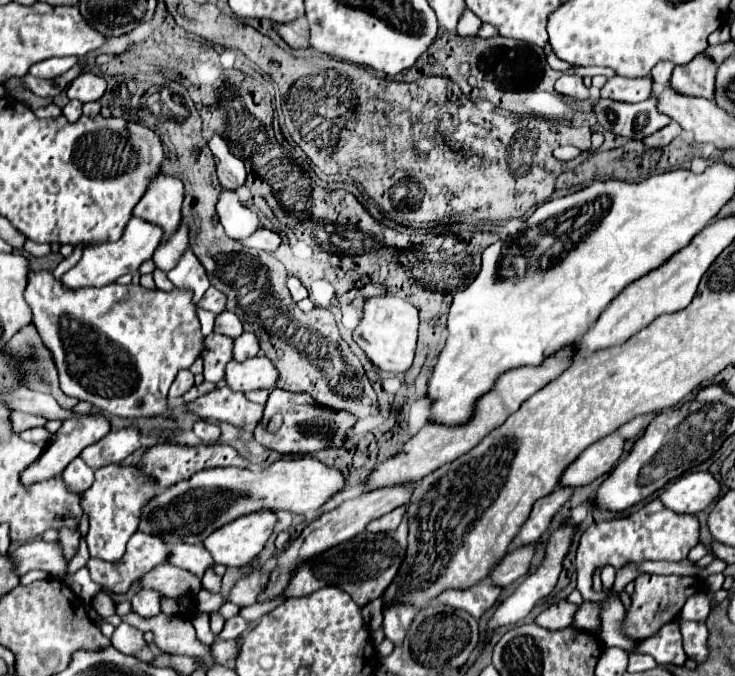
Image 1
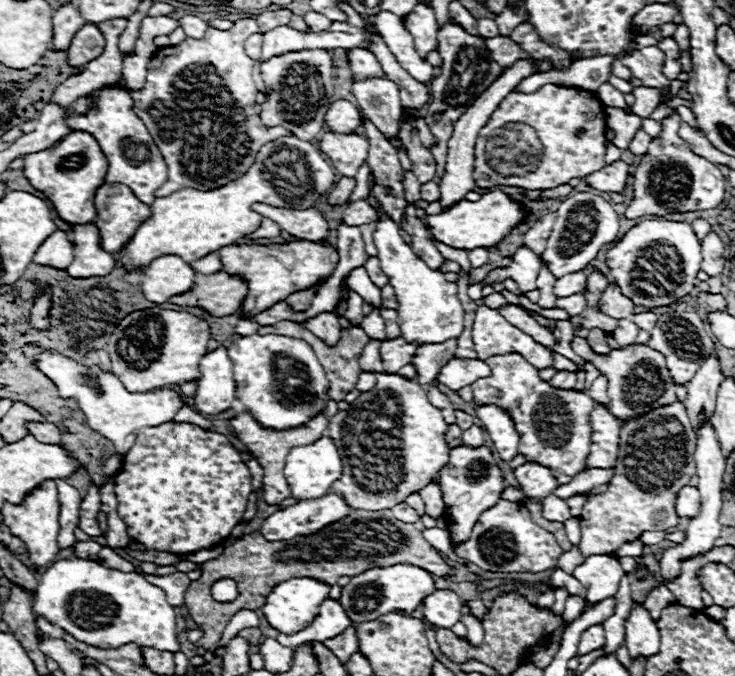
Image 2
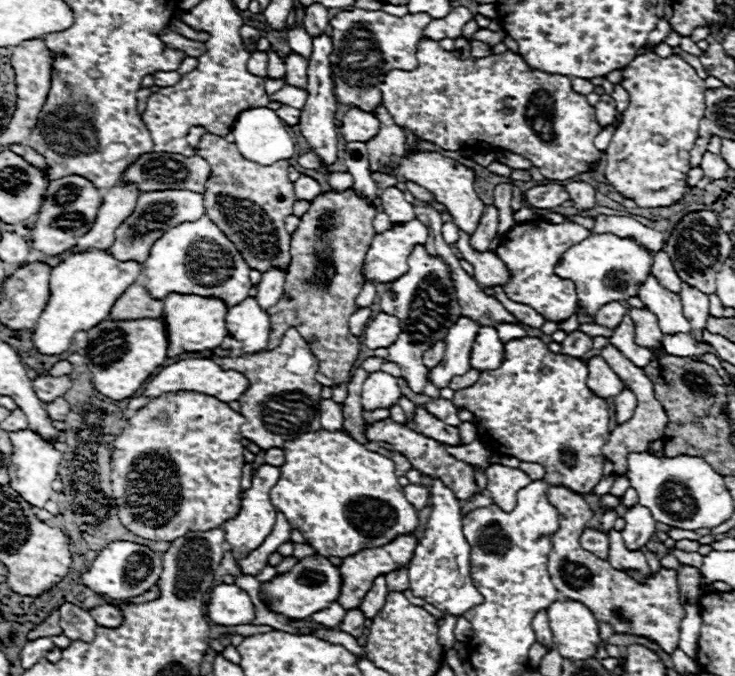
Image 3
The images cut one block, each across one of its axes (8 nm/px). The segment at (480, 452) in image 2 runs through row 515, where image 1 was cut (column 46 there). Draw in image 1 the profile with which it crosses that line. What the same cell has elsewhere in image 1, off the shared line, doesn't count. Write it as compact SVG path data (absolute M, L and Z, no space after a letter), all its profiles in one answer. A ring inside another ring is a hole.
M94 414L94 416L82 416L82 418L70 418L64 420L62 428L52 436L52 440L48 442L48 446L44 448L44 452L40 454L40 458L36 462L32 462L22 474L20 474L20 482L26 486L32 486L36 482L44 482L50 478L56 478L62 474L62 470L82 452L84 446L90 446L92 442L98 442L100 438L104 438L110 432L110 424L102 414Z

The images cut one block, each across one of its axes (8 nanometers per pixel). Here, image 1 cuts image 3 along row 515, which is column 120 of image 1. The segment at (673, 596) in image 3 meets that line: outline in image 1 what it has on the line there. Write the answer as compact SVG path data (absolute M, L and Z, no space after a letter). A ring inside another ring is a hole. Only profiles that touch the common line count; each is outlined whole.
M136 532L128 542L126 554L120 562L106 562L102 558L90 558L86 568L96 584L104 590L112 592L126 592L130 584L140 580L150 568L156 564L164 564L164 556L168 548L164 542L156 540L156 536L148 536L144 532Z

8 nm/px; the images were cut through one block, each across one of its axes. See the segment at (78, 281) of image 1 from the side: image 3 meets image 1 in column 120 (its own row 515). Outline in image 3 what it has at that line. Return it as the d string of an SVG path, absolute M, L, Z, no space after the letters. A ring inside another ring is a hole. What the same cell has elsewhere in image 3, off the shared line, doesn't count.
M262 464L254 476L252 476L252 486L248 490L244 490L240 496L242 496L242 504L240 504L240 512L236 518L232 520L226 520L222 524L224 532L226 532L226 542L230 544L230 552L236 560L242 560L246 558L252 550L256 550L264 538L272 532L274 528L274 522L276 522L276 508L272 506L270 502L270 488L276 484L276 480L280 478L280 470L276 466L270 466L270 464Z

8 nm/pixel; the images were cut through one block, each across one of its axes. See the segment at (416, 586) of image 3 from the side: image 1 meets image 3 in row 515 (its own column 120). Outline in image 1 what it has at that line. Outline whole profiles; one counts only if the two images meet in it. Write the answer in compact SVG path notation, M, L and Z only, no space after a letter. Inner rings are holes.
M124 428L118 432L106 434L102 440L96 444L90 444L82 450L80 458L94 470L108 466L108 464L118 464L126 456L130 456L134 450L140 448L140 434L136 428Z

